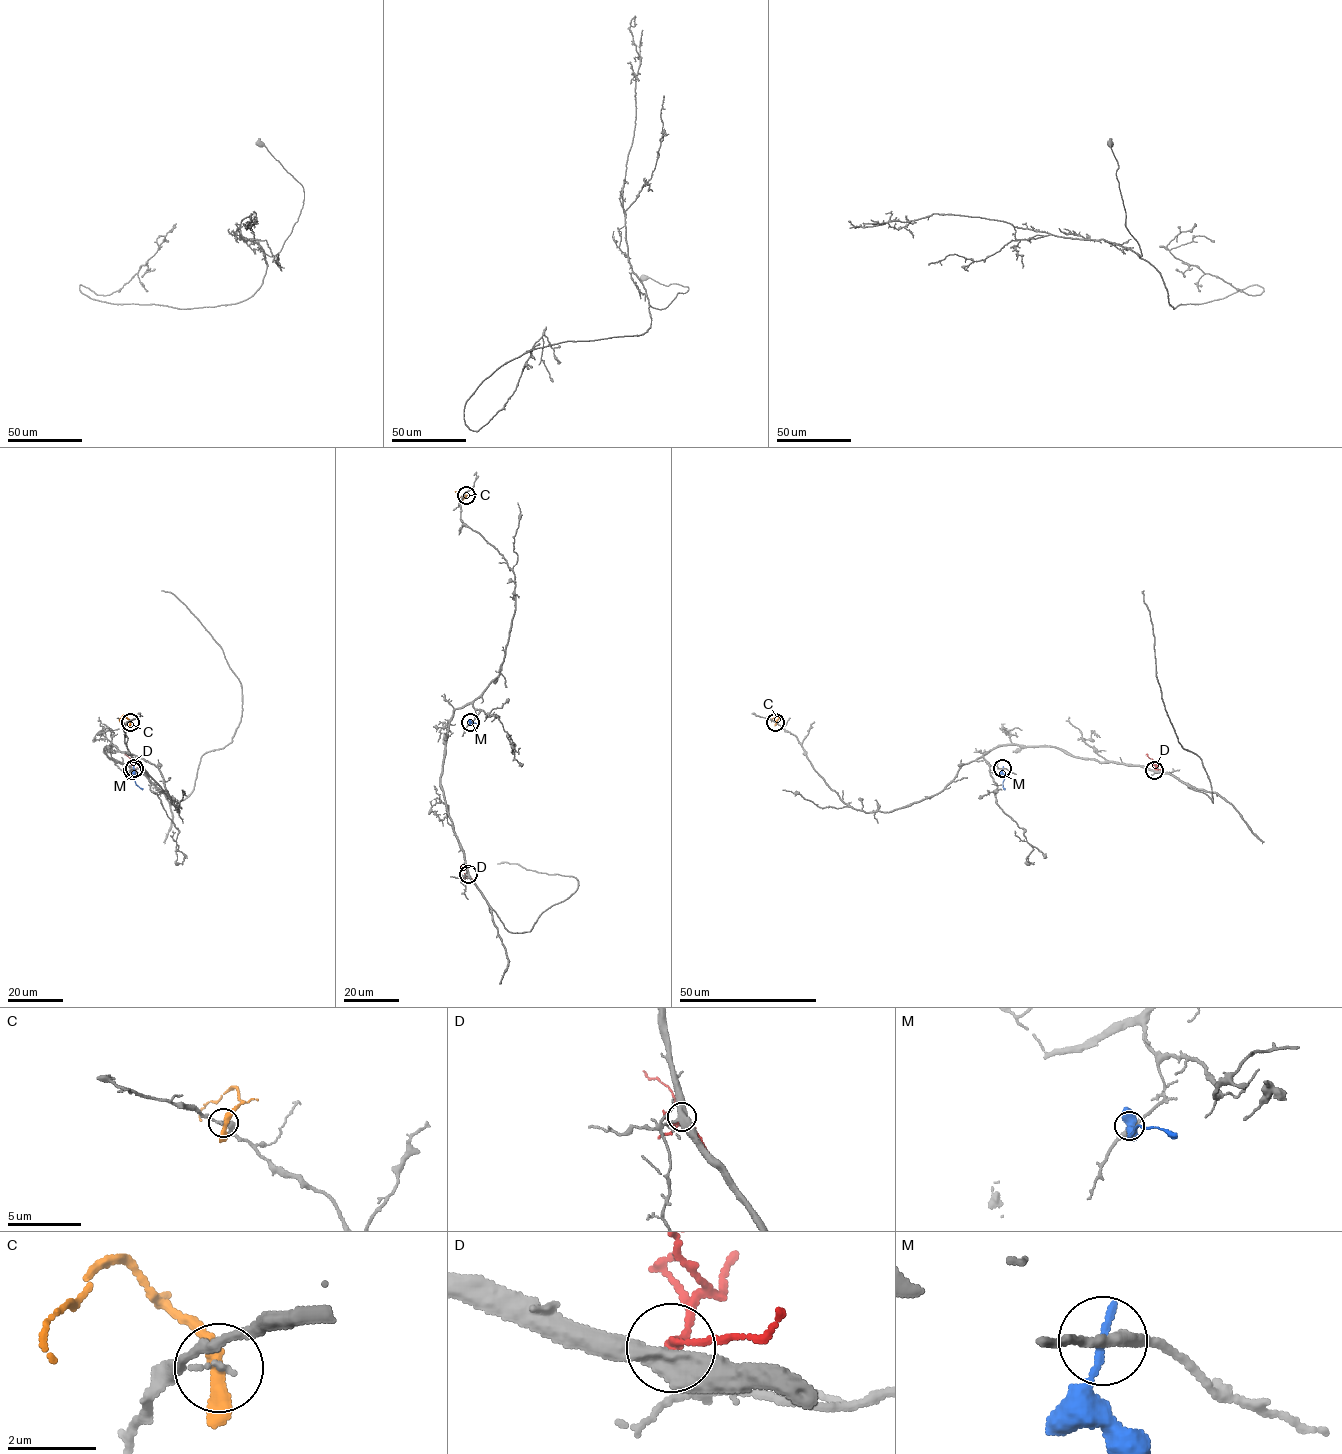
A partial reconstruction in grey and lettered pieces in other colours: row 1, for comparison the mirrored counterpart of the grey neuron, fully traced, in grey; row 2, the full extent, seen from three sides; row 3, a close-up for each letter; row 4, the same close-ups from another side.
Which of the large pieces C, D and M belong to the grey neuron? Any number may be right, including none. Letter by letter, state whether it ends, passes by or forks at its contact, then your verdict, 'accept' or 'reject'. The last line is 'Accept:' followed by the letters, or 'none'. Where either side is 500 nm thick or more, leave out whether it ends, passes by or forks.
C: it passes by | reject
D: it passes by | reject
M: it ends | reject
Accept: none

